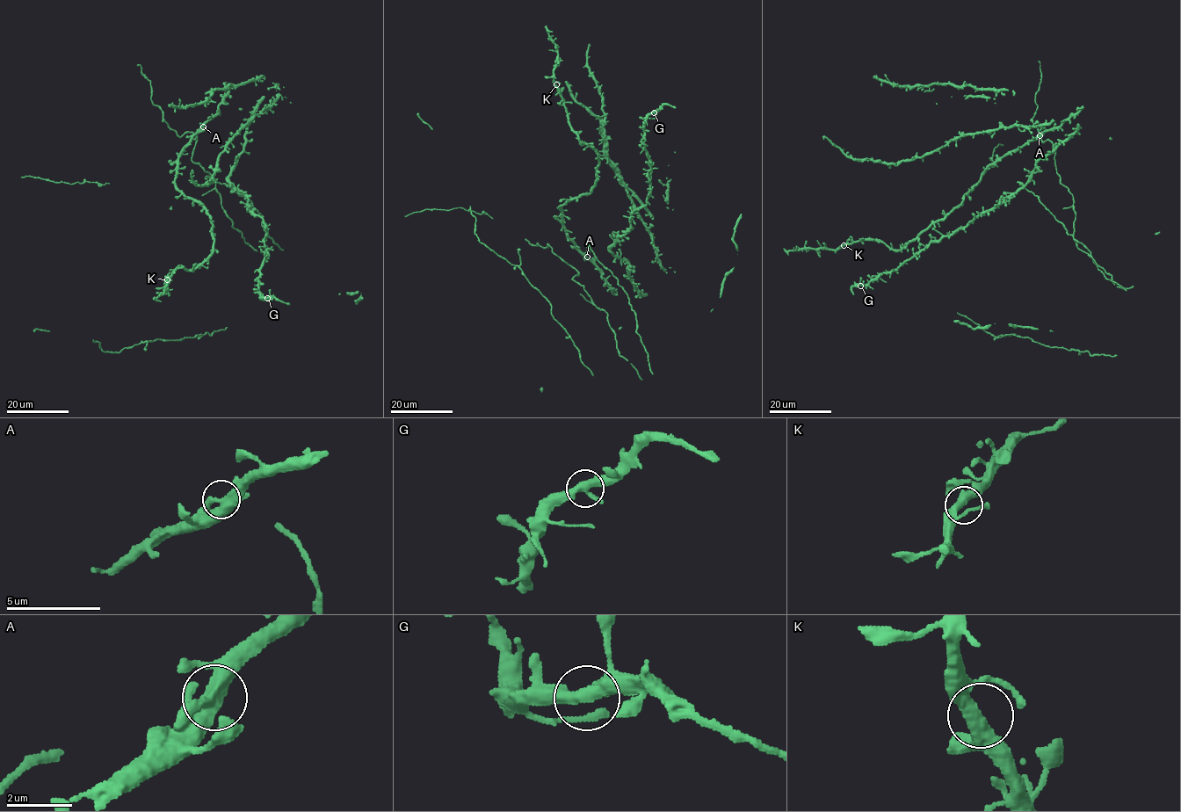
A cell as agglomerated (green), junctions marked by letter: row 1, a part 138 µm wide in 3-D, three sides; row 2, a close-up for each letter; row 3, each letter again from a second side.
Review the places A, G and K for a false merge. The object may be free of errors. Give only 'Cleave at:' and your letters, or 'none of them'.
Cleave at: none of them

